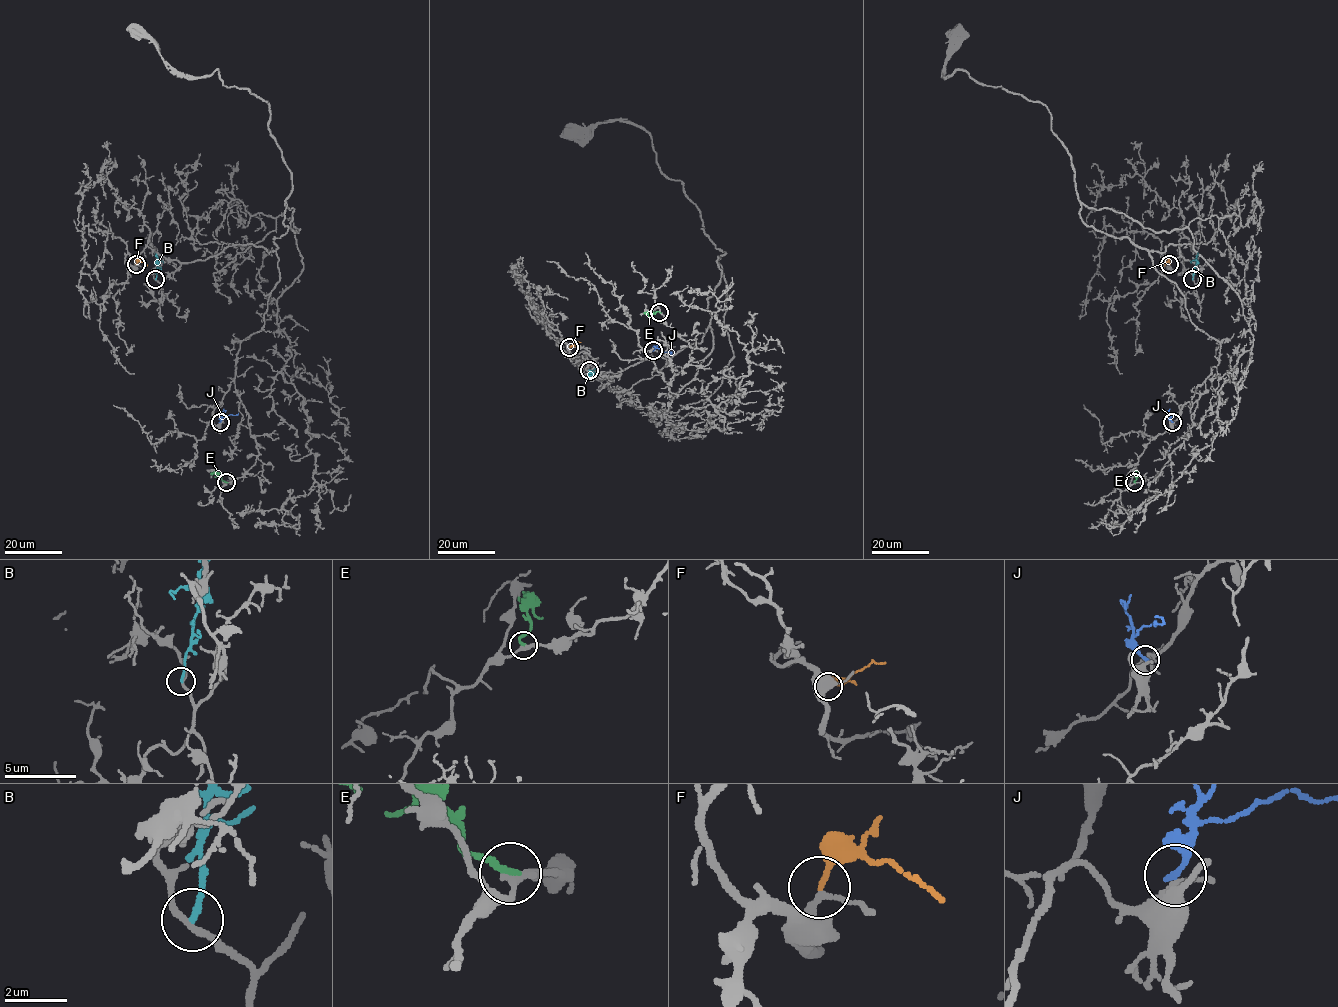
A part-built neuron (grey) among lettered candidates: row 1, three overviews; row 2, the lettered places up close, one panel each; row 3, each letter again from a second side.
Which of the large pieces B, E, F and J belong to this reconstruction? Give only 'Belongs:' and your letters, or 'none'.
Belongs: F

